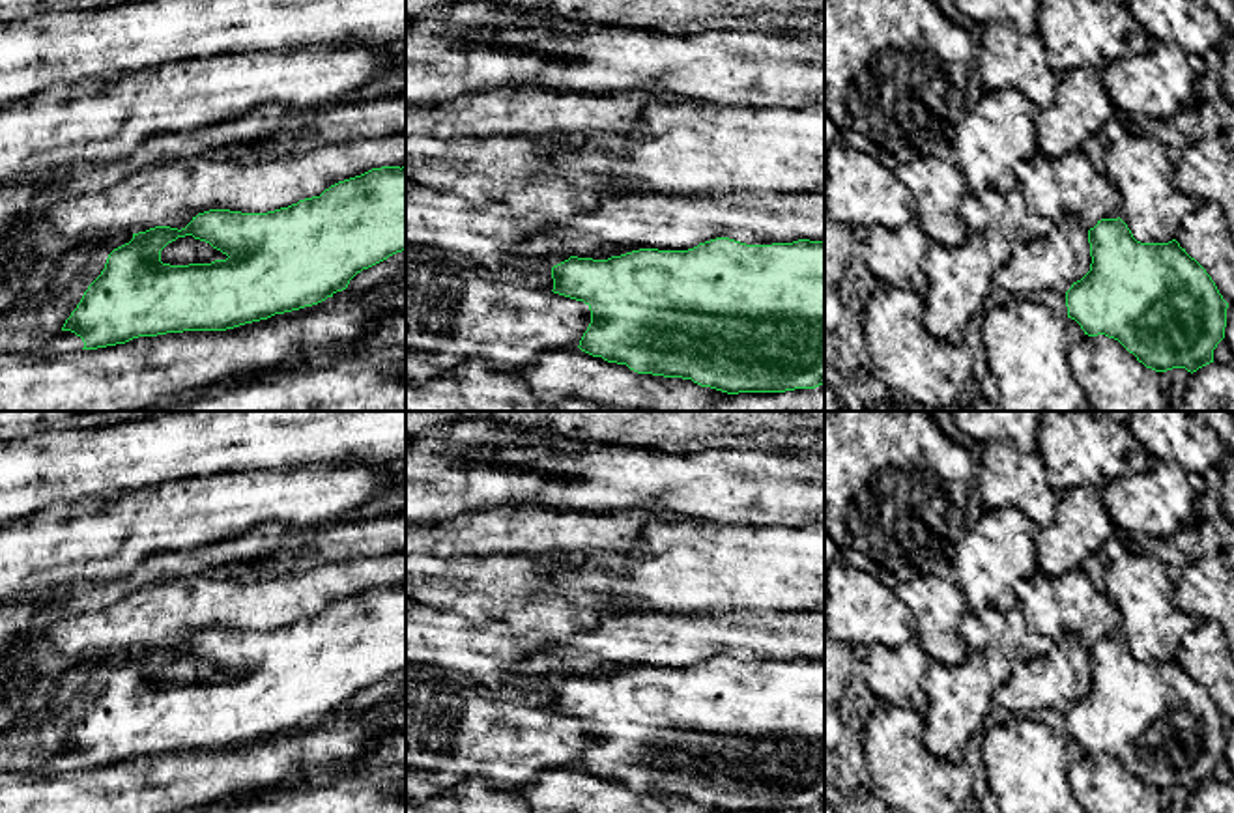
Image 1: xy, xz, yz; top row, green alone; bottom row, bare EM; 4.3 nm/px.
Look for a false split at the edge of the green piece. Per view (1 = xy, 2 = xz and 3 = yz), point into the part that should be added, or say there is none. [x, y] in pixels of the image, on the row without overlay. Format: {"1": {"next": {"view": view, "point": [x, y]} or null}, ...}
{"1": {"next": null}, "2": {"next": null}, "3": {"next": null}}

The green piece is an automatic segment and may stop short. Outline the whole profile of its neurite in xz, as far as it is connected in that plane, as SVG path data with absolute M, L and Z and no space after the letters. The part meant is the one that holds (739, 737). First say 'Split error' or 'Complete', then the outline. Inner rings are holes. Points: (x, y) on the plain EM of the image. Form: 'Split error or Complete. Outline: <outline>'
Complete. Outline: M716 656L688 669L639 667L608 678L578 677L552 686L553 712L583 720L591 742L580 768L638 792L692 798L727 813L785 811L825 802L825 662L746 663Z

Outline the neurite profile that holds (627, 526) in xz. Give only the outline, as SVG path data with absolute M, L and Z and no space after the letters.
M507 505L439 523L406 525L406 557L628 551L639 546L641 527L651 516L660 518L647 508L585 514Z

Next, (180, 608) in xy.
M406 551L320 563L301 572L267 574L258 570L252 576L239 576L221 568L217 572L181 576L146 585L142 591L123 596L118 604L103 611L56 619L43 630L39 639L65 656L114 649L138 652L155 645L181 649L198 632L209 628L267 632L305 617L320 615L338 600L381 585L406 585Z

